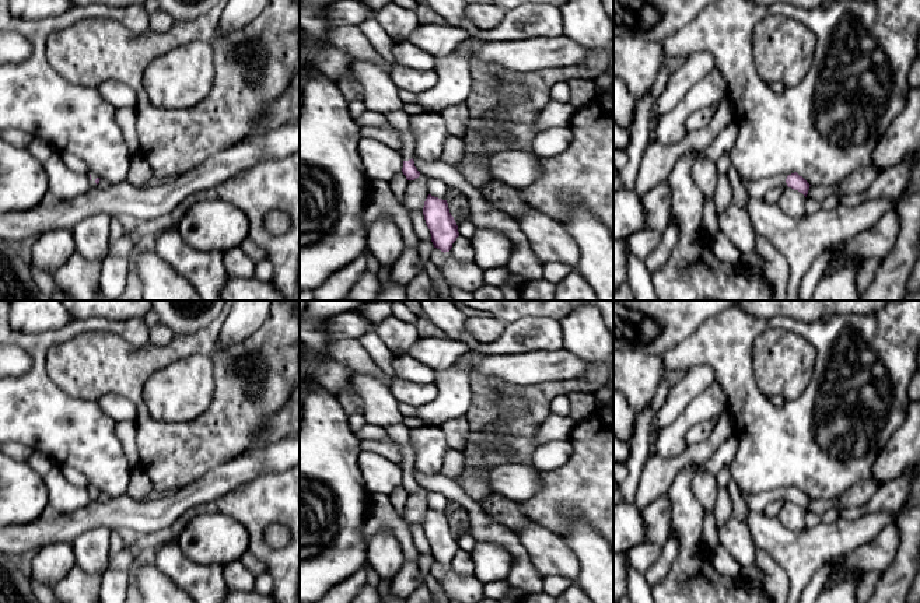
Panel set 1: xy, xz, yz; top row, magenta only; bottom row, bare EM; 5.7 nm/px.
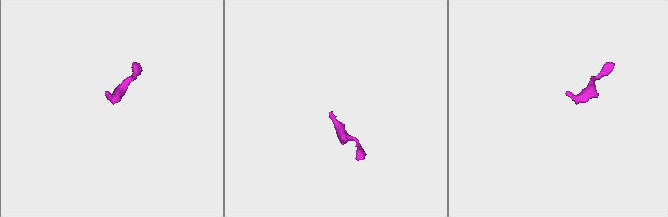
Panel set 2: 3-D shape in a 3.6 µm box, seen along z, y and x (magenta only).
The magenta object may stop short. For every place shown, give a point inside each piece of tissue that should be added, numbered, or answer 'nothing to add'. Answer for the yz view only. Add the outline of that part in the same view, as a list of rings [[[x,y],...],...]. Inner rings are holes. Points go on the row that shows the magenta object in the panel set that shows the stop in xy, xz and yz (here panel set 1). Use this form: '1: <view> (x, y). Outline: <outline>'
1: yz (756, 189). Outline: [[[780,175],[777,178],[766,178],[762,180],[742,179],[742,183],[751,197],[763,200],[767,190],[777,187],[777,186],[787,186],[786,179],[787,176]]]

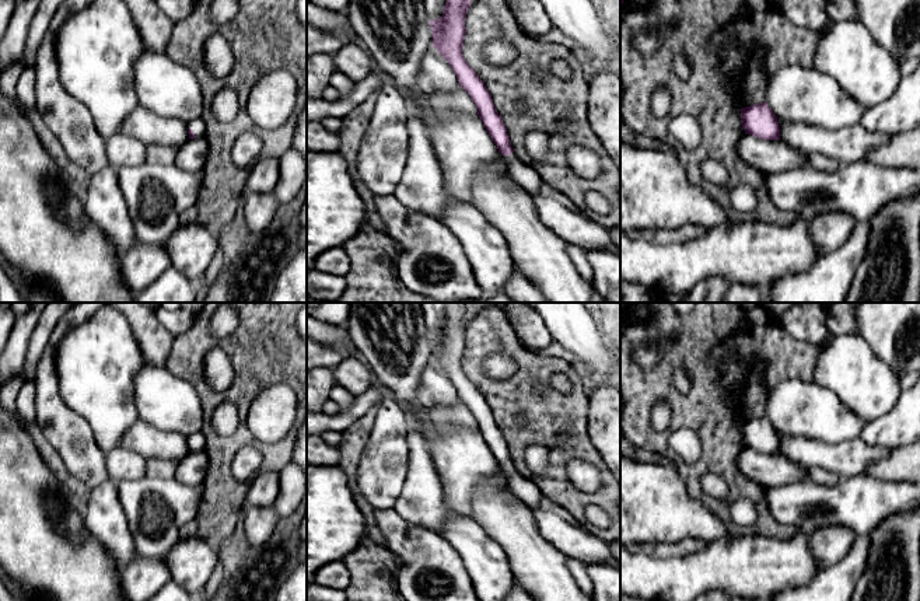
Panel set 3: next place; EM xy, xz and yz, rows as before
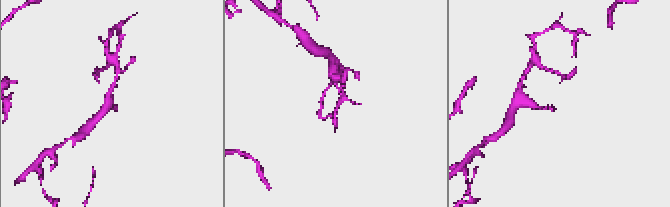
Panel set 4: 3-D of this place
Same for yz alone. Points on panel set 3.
nothing to add

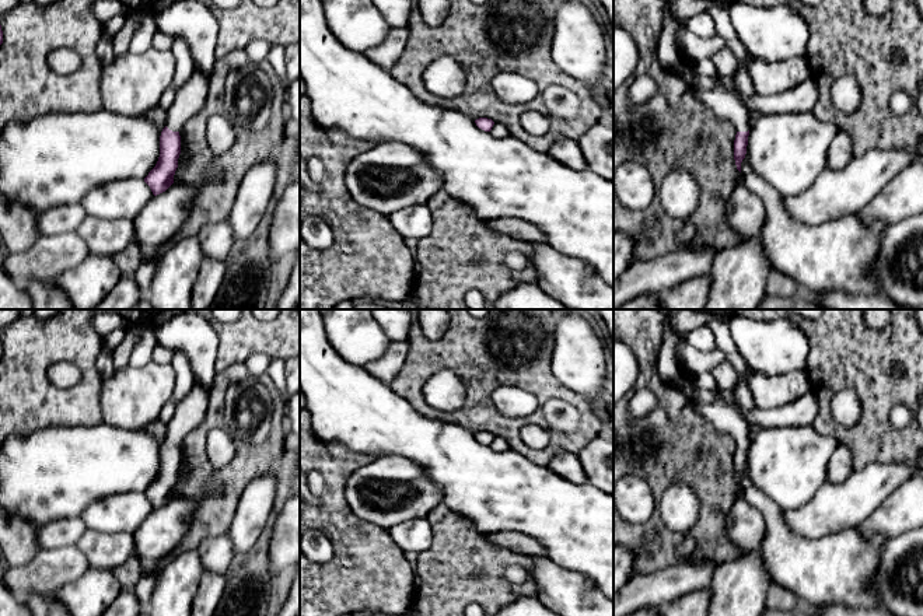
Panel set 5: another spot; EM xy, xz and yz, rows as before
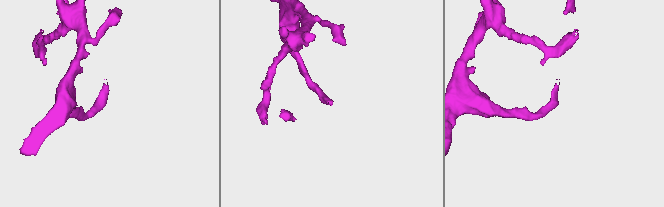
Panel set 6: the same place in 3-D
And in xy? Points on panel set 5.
1: xy (191, 98). Outline: [[[195,69],[192,77],[178,90],[172,105],[167,111],[167,127],[181,132],[189,126],[193,116],[200,113],[209,98],[209,80],[200,70]]]

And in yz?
1: yz (724, 100). Outline: [[[720,77],[716,88],[698,92],[698,98],[709,105],[719,119],[731,122],[737,132],[748,132],[749,112],[741,95],[731,77]]]

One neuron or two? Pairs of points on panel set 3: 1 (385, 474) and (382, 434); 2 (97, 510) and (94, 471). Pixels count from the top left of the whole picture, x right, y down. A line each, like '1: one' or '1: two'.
1: one
2: two

